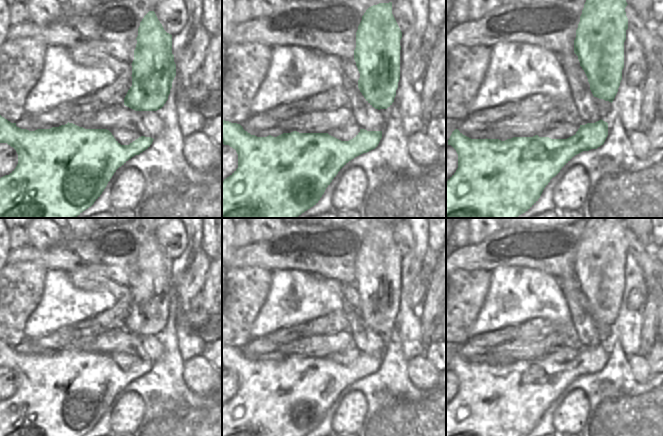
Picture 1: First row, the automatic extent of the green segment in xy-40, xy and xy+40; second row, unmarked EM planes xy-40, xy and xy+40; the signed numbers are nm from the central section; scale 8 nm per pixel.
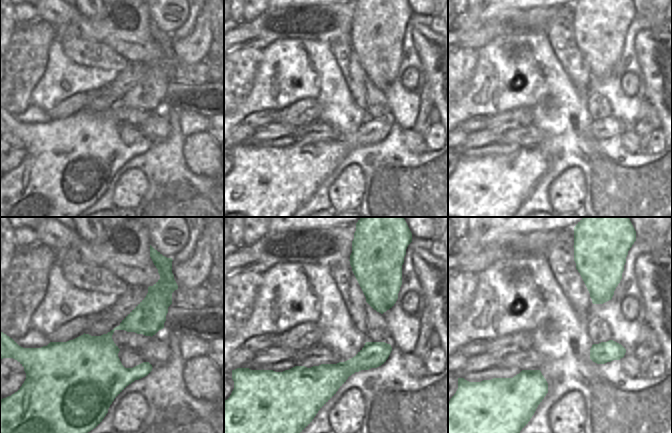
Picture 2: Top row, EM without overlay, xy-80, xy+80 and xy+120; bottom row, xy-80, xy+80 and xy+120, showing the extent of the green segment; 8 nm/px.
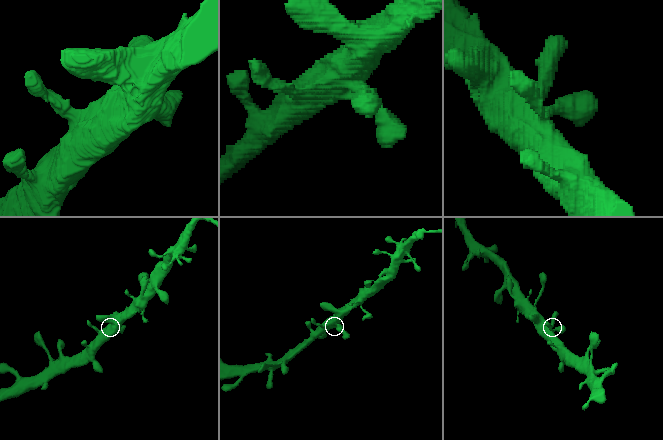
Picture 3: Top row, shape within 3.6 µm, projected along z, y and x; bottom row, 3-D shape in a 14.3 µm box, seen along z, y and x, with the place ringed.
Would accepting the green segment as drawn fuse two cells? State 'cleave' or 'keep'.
keep

